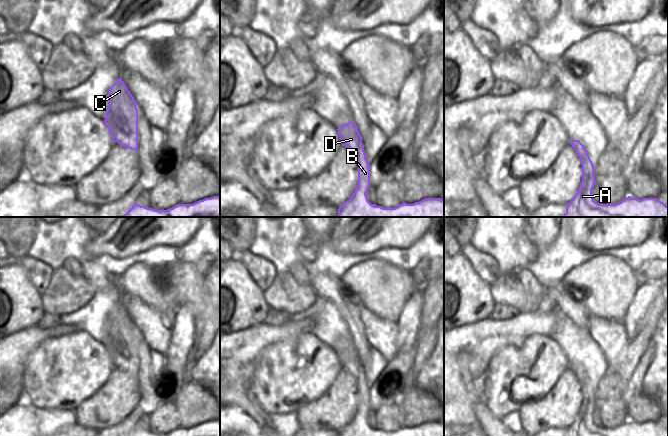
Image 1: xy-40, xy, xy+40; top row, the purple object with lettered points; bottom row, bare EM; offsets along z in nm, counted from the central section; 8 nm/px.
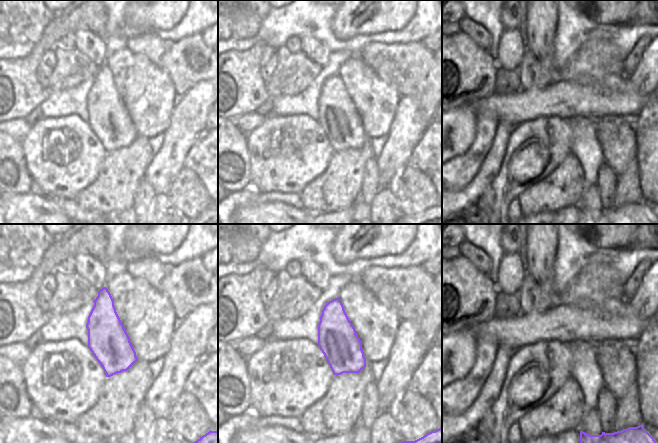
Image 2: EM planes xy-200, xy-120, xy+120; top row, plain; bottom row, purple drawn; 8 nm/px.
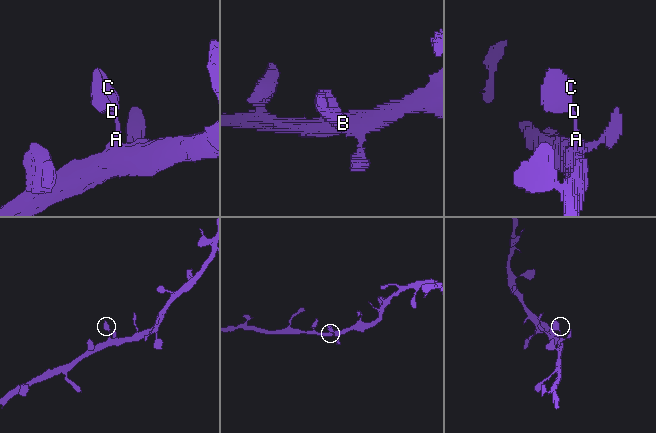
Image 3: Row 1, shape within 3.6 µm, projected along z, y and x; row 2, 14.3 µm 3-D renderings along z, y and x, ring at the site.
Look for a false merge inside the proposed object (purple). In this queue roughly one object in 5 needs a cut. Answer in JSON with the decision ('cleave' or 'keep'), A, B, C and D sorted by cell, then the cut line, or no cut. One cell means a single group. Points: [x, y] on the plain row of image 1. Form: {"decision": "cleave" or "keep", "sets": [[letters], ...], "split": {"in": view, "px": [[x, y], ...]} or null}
{"decision": "keep", "sets": [["A", "B", "C", "D"]], "split": null}

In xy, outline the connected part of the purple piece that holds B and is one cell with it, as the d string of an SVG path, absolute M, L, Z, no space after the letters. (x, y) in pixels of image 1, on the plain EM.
M355 346L338 351L342 370L347 370L355 379L358 387L358 407L349 424L344 426L338 436L444 436L444 424L425 422L413 428L403 426L395 432L383 432L371 428L366 419L370 411L370 388L366 383L362 361Z

